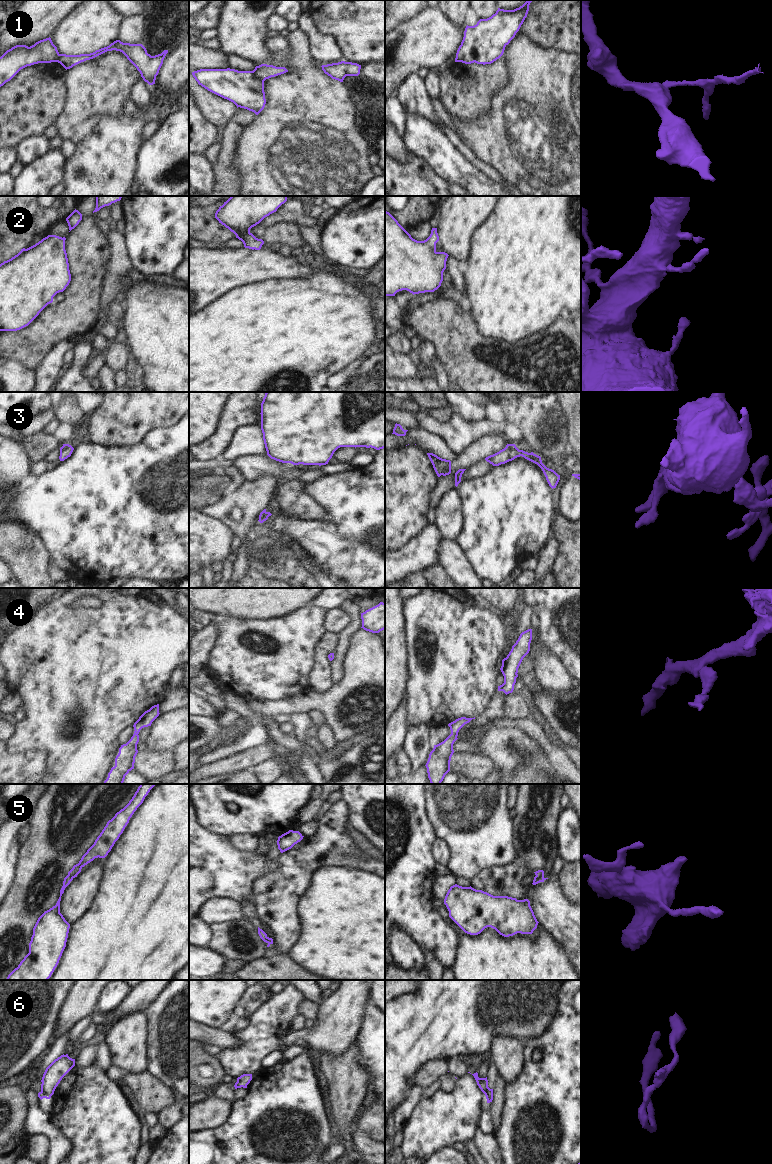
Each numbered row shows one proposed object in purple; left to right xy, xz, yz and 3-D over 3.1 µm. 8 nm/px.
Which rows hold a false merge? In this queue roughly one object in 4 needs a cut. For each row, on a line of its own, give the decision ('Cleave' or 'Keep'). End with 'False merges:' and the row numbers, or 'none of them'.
1: Cleave
2: Keep
3: Keep
4: Keep
5: Keep
6: Keep
False merges: 1.

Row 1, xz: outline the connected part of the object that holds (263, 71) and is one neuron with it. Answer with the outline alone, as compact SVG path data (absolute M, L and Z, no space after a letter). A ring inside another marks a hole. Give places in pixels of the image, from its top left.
M261 64L256 66L253 74L260 80L265 81L271 77L275 77L288 72L285 67L276 67L273 65Z

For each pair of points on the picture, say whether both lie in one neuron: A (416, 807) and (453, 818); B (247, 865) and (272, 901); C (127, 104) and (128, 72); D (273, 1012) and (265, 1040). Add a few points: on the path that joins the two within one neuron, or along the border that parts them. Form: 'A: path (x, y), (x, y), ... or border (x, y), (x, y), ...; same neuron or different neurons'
A: border (425, 794), (425, 809), (435, 832); different neurons
B: border (275, 863), (272, 871), (254, 880), (252, 900); different neurons
C: border (128, 95), (122, 101), (121, 110); different neurons
D: path (273, 1019), (267, 1026), (265, 1033); same neuron

